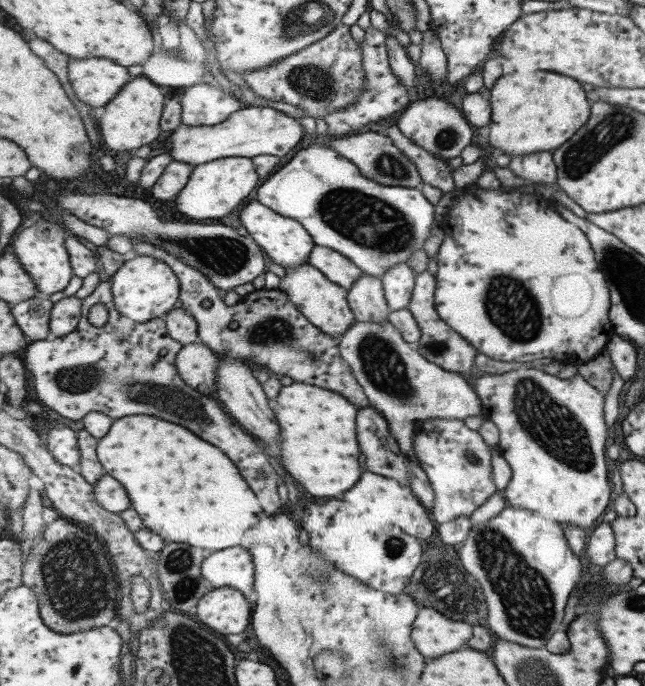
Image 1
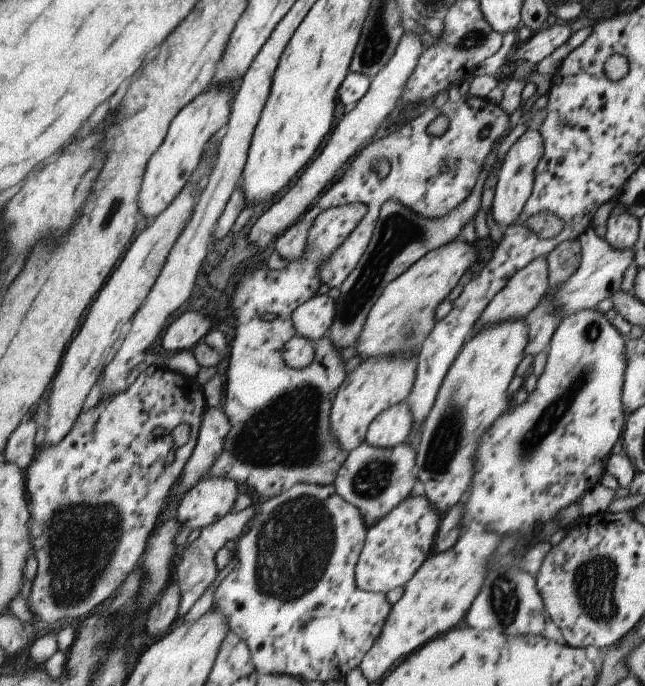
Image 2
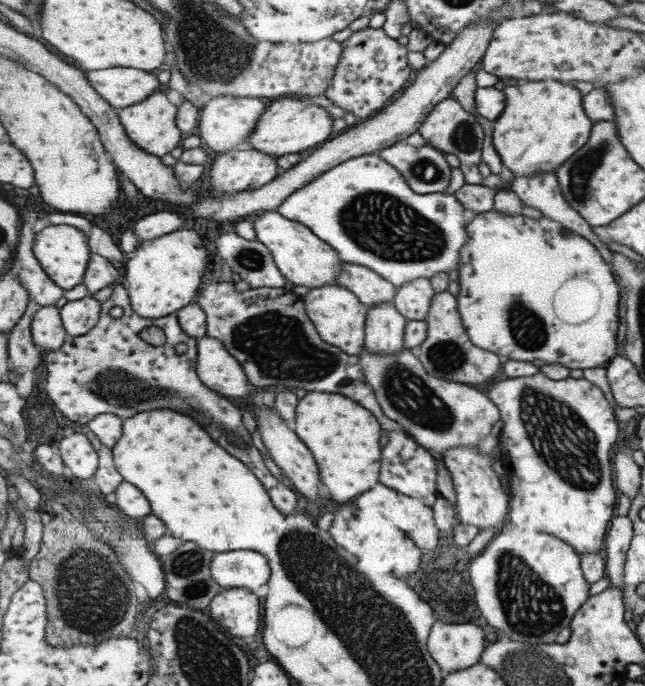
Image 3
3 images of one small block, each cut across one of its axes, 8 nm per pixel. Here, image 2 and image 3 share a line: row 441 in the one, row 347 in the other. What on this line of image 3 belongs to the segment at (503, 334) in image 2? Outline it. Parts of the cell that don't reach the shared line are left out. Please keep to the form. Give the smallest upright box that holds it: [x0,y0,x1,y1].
[420,292,509,384]

